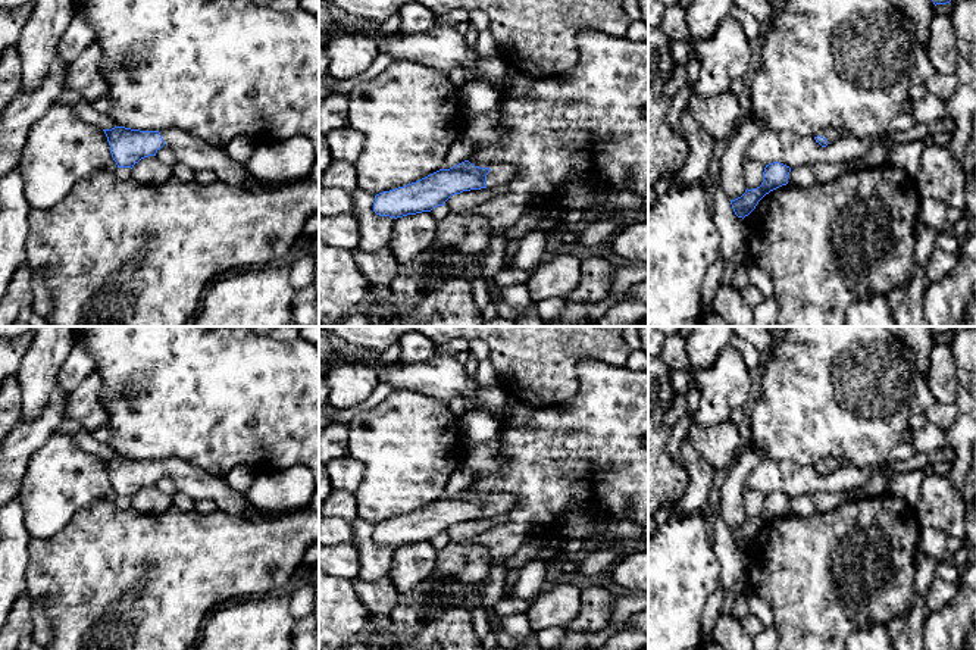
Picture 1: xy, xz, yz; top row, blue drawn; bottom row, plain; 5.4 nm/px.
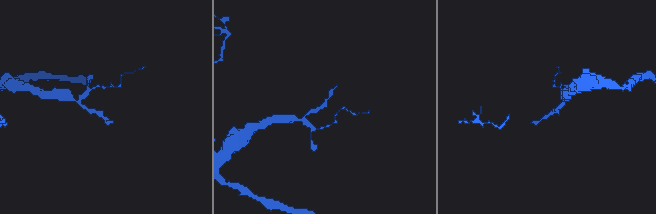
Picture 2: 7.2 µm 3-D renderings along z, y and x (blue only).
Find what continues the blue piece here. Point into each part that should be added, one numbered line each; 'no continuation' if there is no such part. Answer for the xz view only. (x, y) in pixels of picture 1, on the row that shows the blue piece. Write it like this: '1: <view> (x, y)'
1: xz (500, 174)

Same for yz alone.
1: yz (831, 134)

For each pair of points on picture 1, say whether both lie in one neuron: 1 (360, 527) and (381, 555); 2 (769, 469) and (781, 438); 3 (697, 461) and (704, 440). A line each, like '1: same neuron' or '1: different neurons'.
1: same neuron
2: different neurons
3: different neurons

